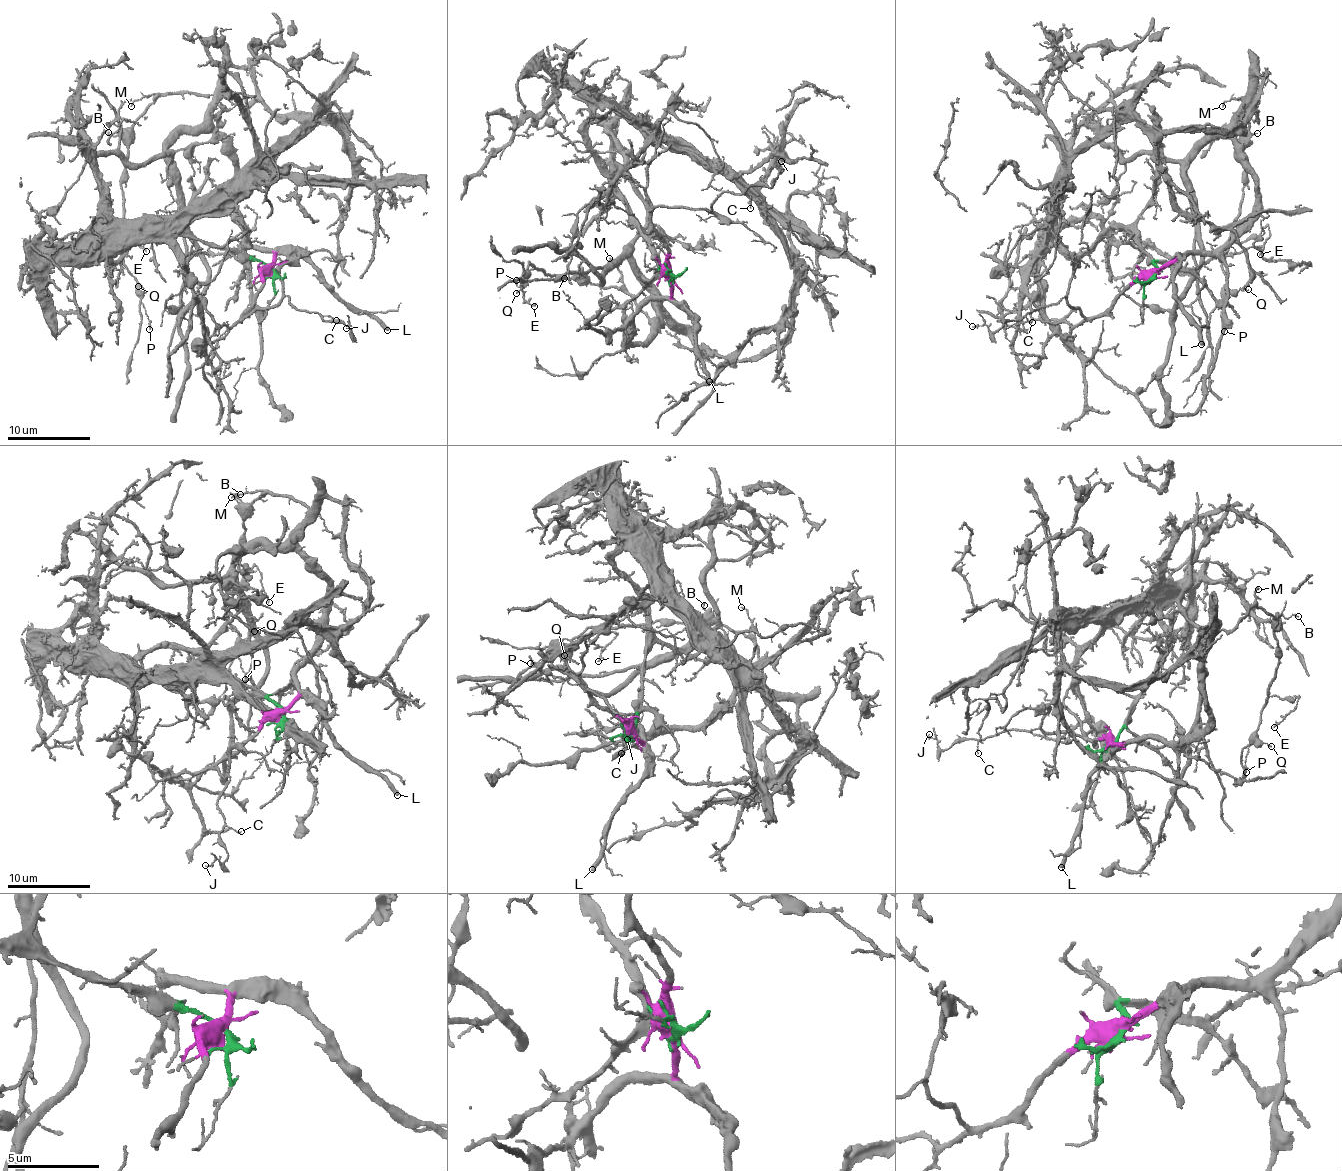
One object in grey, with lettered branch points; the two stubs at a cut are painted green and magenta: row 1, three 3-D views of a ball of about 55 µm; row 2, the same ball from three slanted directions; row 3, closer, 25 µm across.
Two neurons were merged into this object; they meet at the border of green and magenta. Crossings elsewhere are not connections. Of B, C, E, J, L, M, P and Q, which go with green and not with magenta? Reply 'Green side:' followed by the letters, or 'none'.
Green side: none

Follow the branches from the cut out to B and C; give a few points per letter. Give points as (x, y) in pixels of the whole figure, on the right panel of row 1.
B: (1154, 275), (1213, 253), (1253, 213), (1253, 167), (1234, 128), (1259, 101), (1248, 97), (1246, 133), (1257, 133)
C: (1154, 275), (1136, 278), (1103, 312), (1087, 317), (1078, 309), (1070, 308), (1065, 296), (1024, 315), (1032, 322)

